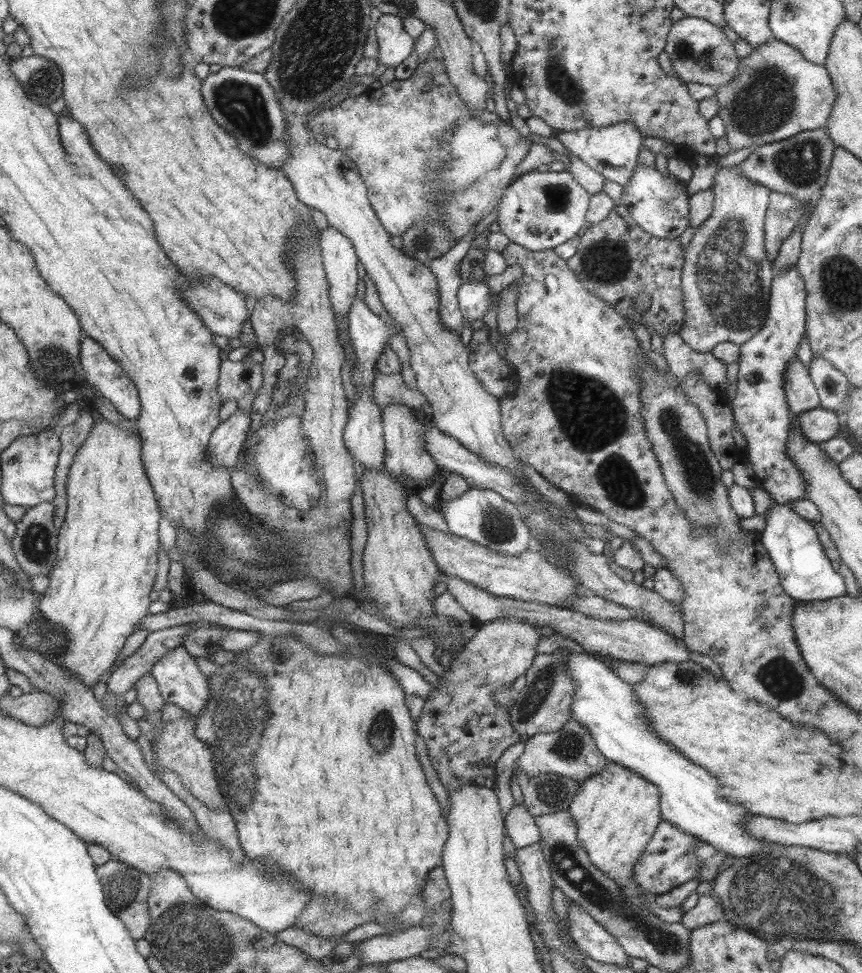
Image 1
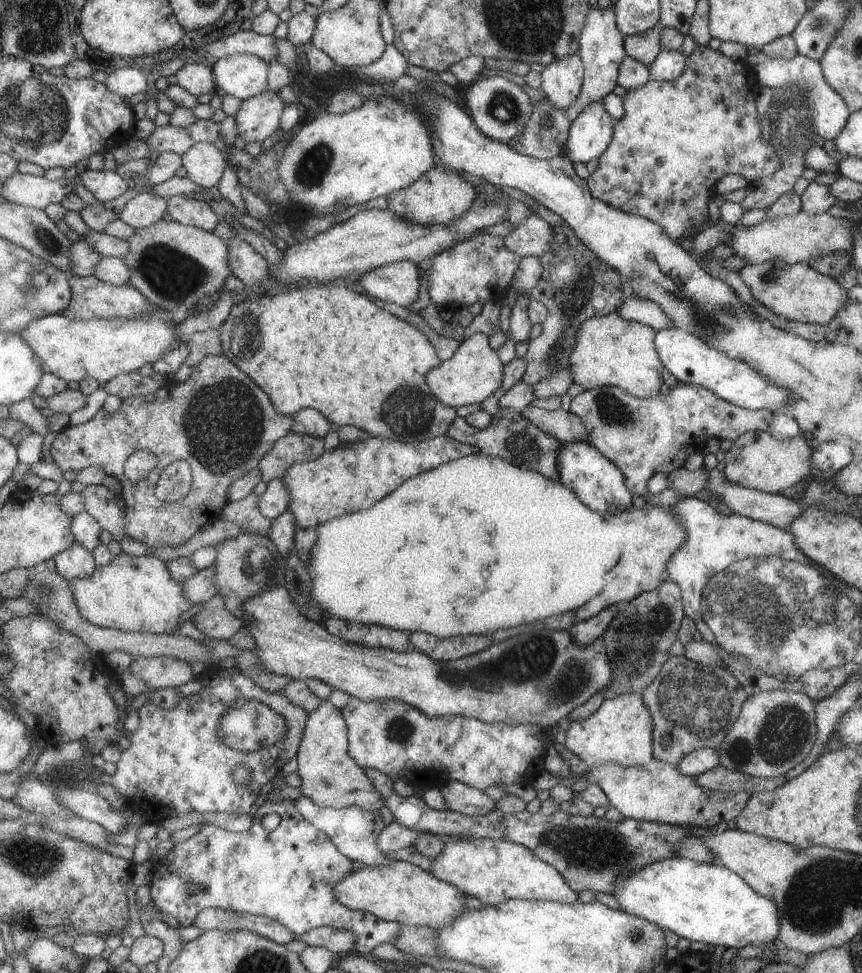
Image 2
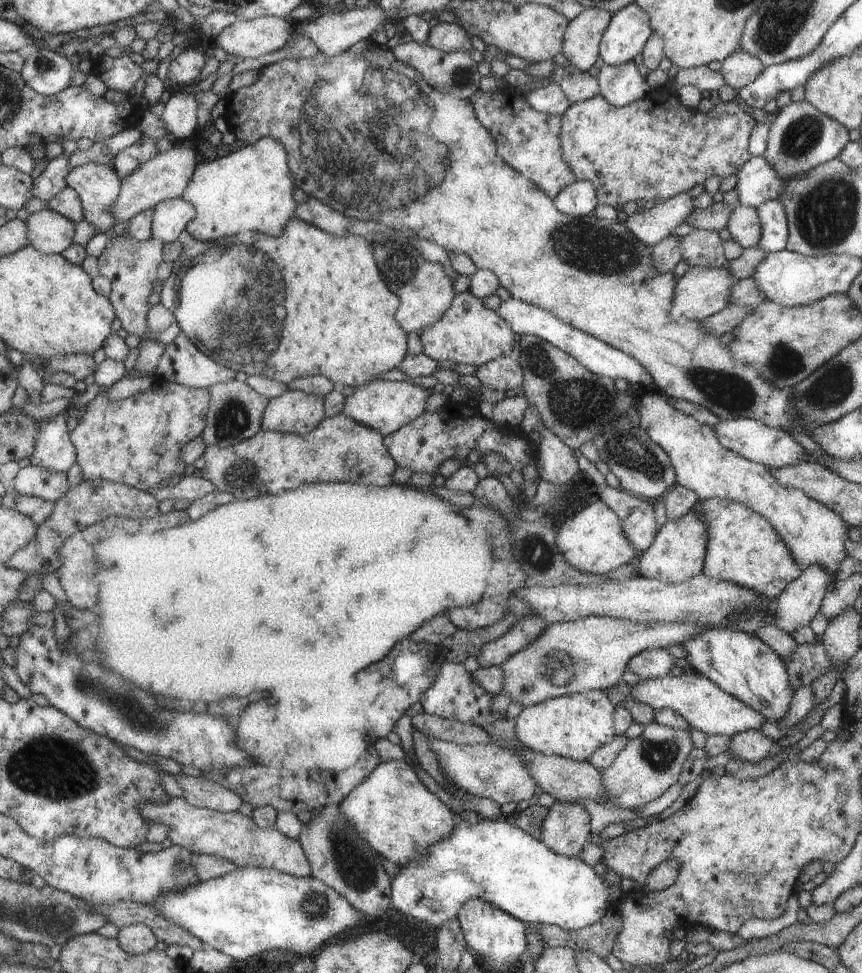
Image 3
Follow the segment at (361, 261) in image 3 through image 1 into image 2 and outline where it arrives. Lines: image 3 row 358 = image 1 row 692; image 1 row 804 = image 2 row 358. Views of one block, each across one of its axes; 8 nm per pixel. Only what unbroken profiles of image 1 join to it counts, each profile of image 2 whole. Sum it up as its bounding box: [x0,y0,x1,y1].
[218,283,456,444]

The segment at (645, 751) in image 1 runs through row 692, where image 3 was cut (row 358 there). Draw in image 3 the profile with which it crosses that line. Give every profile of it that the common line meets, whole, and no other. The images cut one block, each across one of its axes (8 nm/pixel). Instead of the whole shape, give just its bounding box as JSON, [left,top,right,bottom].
[496,298,653,387]

